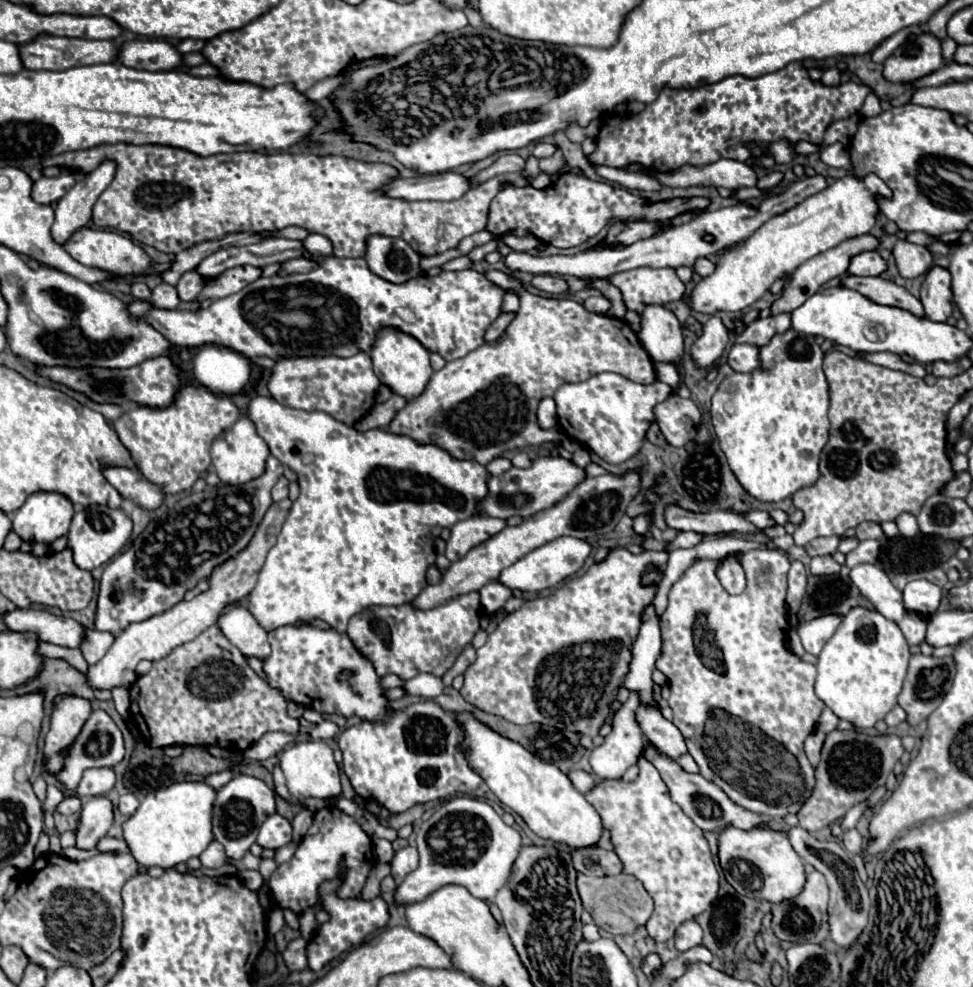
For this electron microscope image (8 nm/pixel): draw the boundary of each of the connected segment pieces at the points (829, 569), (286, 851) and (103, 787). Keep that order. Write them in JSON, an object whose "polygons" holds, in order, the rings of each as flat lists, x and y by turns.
{"polygons":[[[830,555,814,557,810,563,812,575,832,575,832,573,840,573,840,569,842,569,842,565,838,565]],[[290,842,289,844,281,847,275,851,274,860,277,865,281,865,282,863,286,862,287,860,291,859,296,852,298,844,295,842]],[[86,769,82,781,76,789,80,797,106,795,116,783,116,775,112,769]]]}

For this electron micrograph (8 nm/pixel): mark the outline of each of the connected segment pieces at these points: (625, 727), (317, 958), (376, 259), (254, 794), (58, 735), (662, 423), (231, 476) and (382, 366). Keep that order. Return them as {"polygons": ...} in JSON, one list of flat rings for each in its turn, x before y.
{"polygons":[[[630,693,628,701,614,713,612,731,606,735,600,747,594,747,590,753,592,771,600,779,620,779,624,771,636,765,642,755,642,733,636,721,638,695]],[[340,877,336,881,325,881,318,889,322,905,332,915,332,919,328,923,320,925,314,939,308,943,306,955,308,955,308,967,312,971,320,971,334,957,358,947,370,933,374,933,376,929,382,929,388,923,388,905,382,901,382,897,376,897,372,901,360,901,360,899,344,901,344,899,338,899,336,895,338,883,340,883]],[[372,235,366,241,366,263,368,263,370,271,390,283,404,283,412,277,418,277,422,273,418,267,418,261,420,261,420,255,416,251,412,251,412,247,400,239,394,241,384,235]],[[234,775,230,783,220,787,216,791,216,801,214,801,214,817,212,817,212,827,214,827,214,839,220,841,226,849,226,855,230,859,242,859,244,853,250,849,250,845,256,841,260,825,276,813,276,795,274,791,256,777,250,775]],[[56,697,56,707,50,717,50,731,46,735,44,745,44,759,46,759,46,771,56,777,64,765,64,749,76,741,80,735,80,729,84,727,84,721,88,721,92,707,82,697]],[[672,393,654,409,656,423,672,447,684,447,692,441,700,427,700,411,692,399,682,399]],[[242,415,232,427,224,429,224,433,220,433,220,437,216,437,216,441,212,443,210,455,212,455,212,463,216,467,216,475,226,485,242,485,264,473,266,457,270,455,270,449,268,449,266,441,256,433,256,425,252,425,252,421,248,421,248,417]],[[382,329,376,335,376,343,370,351,370,357,374,361,374,373,378,375,378,379,386,387,390,387,392,393,402,395,406,401,410,401,412,397,418,397,426,389,434,373,430,367,430,353,420,345,420,341,396,329]]]}

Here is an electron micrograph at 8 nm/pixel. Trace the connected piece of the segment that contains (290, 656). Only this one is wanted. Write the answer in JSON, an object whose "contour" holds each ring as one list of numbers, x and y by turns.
{"contour":[[288,625,270,631,268,641,272,645,272,655,264,661,264,671,268,673,268,683,280,689,288,701,312,707,322,715,358,715,366,721,378,721,386,715,388,699,378,685,380,677,372,663,360,657,346,633]]}

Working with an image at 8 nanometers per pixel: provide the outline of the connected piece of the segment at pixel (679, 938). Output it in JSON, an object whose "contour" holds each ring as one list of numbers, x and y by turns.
{"contour":[[694,919,686,921,676,931,674,939,676,939,676,949,678,951,688,951,688,949,692,949,692,947,702,943,702,929,700,929,700,925]]}

